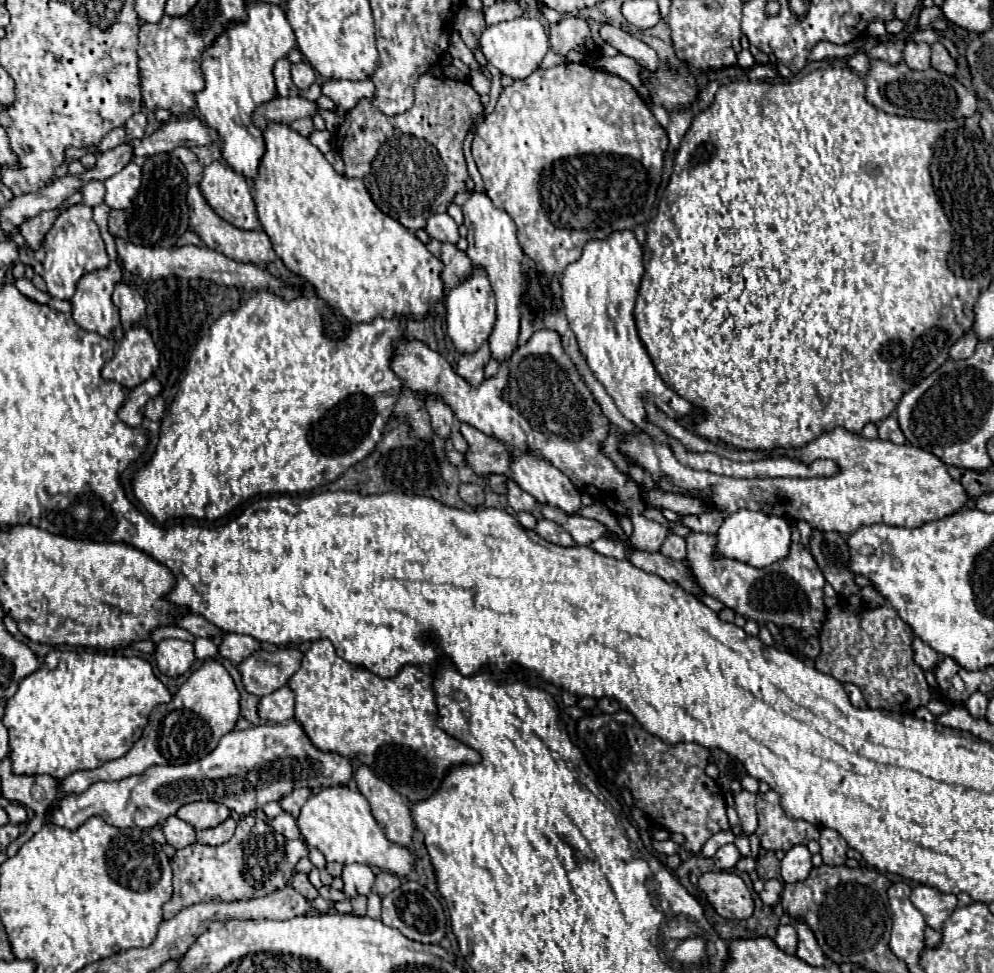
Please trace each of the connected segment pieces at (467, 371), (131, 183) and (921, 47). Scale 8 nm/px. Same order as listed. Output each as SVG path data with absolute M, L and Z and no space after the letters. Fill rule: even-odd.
M483 342L483 346L475 354L461 354L457 364L457 374L463 376L471 386L479 386L483 382L483 368L491 360L489 344Z
M129 162L121 172L107 178L107 182L105 182L107 206L115 208L115 210L125 210L127 206L131 206L131 202L139 190L139 184L141 184L141 168L139 168L139 164Z
M909 42L903 50L903 60L911 70L927 70L931 68L929 60L929 44L925 42Z

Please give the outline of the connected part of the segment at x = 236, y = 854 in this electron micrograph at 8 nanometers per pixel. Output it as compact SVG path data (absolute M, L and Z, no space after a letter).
M245 816L239 820L233 838L221 846L193 844L183 850L177 850L171 860L173 868L173 898L163 904L163 918L171 920L183 908L199 902L211 900L251 900L267 896L279 888L287 886L287 880L293 876L295 864L309 856L303 840L285 840L281 834L273 832L265 820L255 816Z

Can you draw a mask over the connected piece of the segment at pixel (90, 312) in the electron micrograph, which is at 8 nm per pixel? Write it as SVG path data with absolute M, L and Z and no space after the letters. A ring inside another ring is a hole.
M111 254L111 264L105 270L97 270L91 274L85 274L79 282L77 282L77 290L71 298L71 306L73 306L73 320L77 326L81 326L87 332L97 332L103 338L115 340L119 342L123 338L123 328L119 322L119 312L111 302L111 294L115 284L121 280L121 268L117 264L117 254Z

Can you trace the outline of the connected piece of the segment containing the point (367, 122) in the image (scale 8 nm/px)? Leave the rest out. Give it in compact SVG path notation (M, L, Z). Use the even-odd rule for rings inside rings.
M423 74L415 84L413 108L403 114L385 116L383 112L375 110L373 98L359 100L357 106L345 114L343 124L335 132L335 148L345 162L345 176L361 178L377 208L415 232L417 228L425 226L431 214L445 212L457 192L467 192L465 180L469 174L461 146L477 114L483 114L483 106L479 102L479 94L471 88L469 82Z

